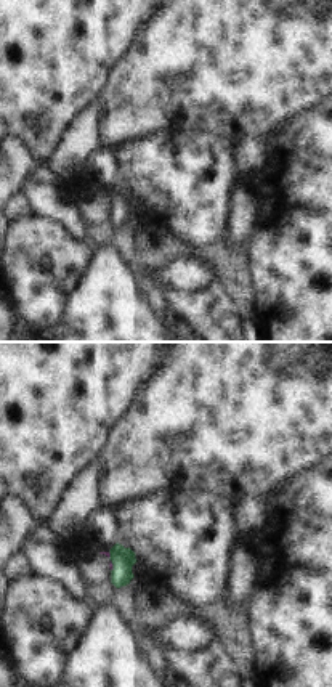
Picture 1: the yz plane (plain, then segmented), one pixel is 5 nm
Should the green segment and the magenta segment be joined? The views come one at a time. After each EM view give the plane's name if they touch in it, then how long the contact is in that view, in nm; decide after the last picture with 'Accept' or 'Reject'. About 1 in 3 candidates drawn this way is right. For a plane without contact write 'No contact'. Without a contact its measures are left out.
Touches green in yz. Shared border 60 nm.

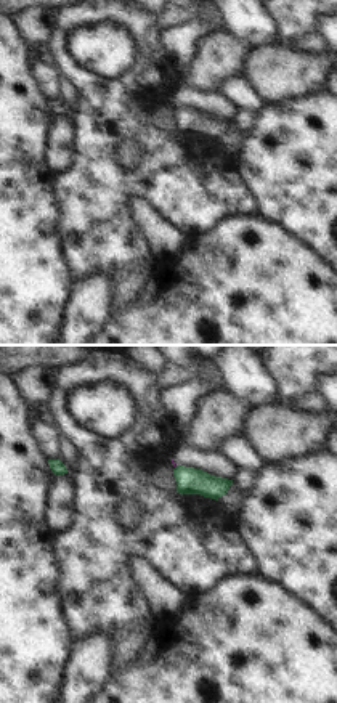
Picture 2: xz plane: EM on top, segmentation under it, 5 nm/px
No contact.

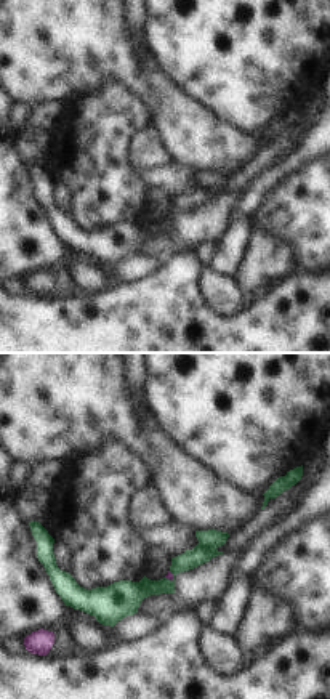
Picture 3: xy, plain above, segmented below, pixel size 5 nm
Touches green in xy. Shared border 60 nm.

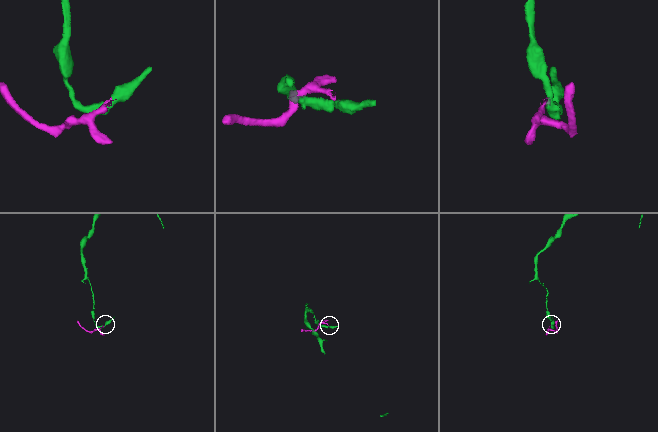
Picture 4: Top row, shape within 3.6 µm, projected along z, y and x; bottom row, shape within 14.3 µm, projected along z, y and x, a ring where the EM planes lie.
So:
Reject.

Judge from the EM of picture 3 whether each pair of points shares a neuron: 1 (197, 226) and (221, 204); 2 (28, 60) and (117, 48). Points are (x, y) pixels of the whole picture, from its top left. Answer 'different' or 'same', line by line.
1: same
2: same

